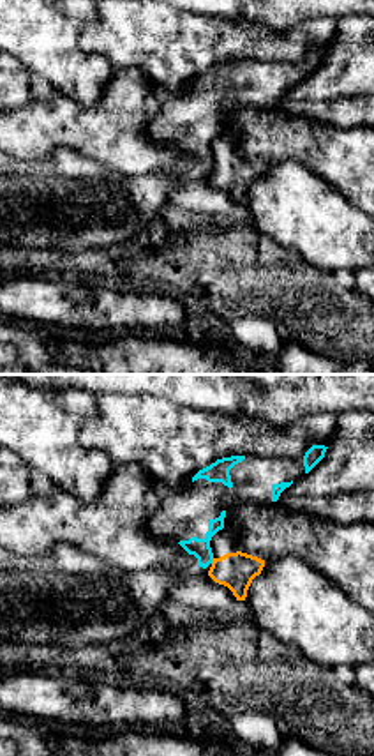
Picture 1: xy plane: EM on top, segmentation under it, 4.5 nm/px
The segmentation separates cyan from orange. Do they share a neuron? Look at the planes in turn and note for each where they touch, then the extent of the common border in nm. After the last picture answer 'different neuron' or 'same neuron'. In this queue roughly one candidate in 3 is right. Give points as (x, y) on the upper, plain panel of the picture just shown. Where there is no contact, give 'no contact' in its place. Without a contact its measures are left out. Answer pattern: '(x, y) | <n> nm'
(212, 165) | 30 nm

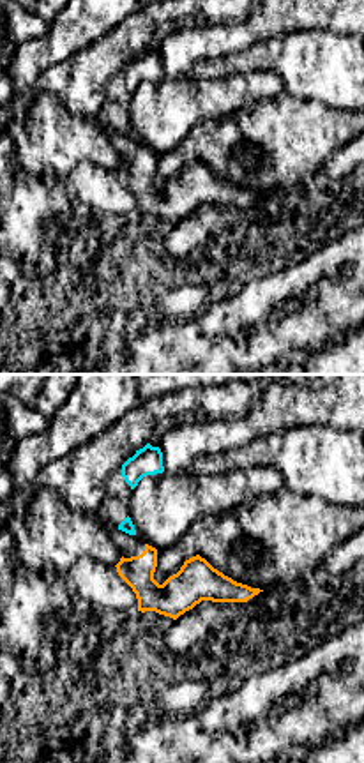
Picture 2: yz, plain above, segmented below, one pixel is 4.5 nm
no contact

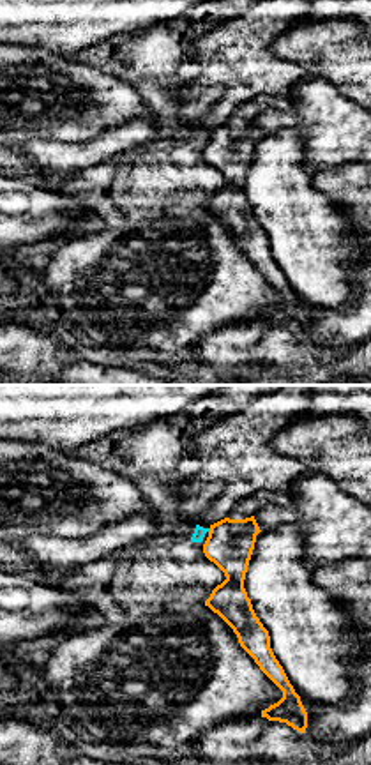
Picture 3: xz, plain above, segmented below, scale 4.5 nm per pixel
no contact

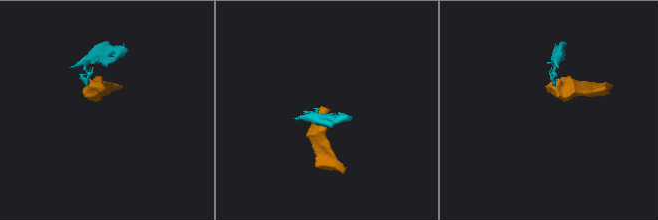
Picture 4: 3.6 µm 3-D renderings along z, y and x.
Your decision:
different neuron

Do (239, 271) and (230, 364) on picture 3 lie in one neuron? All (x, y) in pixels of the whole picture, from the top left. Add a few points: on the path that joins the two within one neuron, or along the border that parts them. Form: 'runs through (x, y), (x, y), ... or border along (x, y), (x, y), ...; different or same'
border along (260, 320), (223, 325), (209, 333), (196, 345); different

